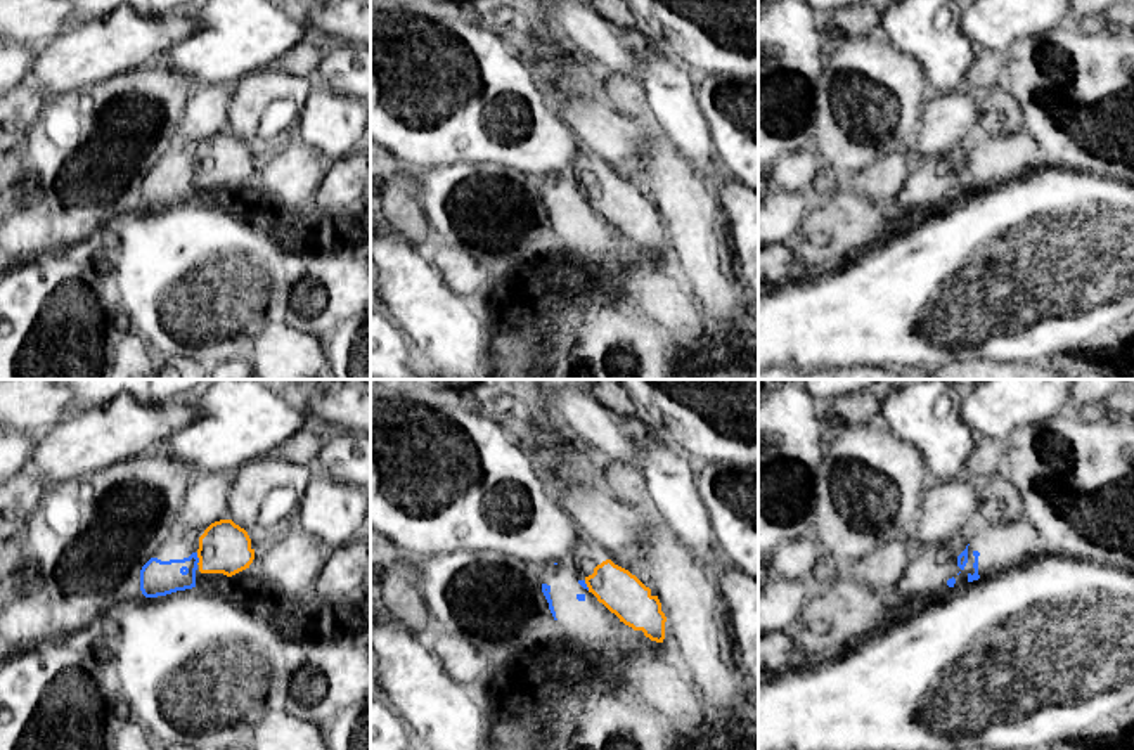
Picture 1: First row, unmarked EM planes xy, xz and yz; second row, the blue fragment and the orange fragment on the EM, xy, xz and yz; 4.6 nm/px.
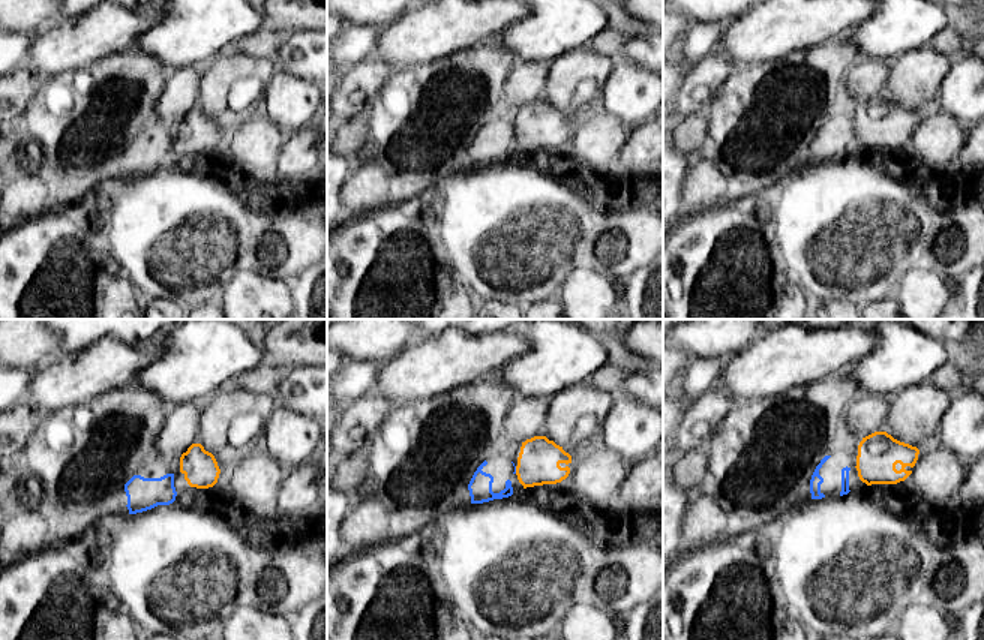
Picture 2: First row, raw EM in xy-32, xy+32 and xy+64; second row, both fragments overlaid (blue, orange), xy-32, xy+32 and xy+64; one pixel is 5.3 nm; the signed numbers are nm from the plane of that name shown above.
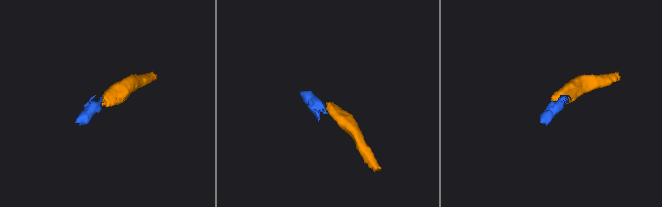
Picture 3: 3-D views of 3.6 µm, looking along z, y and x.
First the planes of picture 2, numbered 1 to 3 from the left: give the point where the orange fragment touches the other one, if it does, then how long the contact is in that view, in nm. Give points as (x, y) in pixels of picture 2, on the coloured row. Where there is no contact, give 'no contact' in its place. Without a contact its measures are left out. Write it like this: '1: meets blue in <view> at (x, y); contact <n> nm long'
1: no contact
2: meets blue in xy+32 at (515, 469); contact 40 nm long
3: no contact

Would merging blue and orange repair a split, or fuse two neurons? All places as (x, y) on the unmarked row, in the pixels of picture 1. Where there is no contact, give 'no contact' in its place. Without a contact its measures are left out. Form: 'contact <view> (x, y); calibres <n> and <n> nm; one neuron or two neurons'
contact xy (198, 170); calibres 160 and 240 nm; two neurons

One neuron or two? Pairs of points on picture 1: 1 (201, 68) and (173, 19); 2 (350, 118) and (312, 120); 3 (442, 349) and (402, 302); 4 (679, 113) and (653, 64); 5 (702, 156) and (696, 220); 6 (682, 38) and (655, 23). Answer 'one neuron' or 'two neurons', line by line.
1: two neurons
2: one neuron
3: one neuron
4: one neuron
5: two neurons
6: one neuron

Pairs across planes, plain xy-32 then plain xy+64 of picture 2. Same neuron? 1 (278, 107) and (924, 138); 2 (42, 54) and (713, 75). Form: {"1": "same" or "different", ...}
{"1": "different", "2": "different"}

